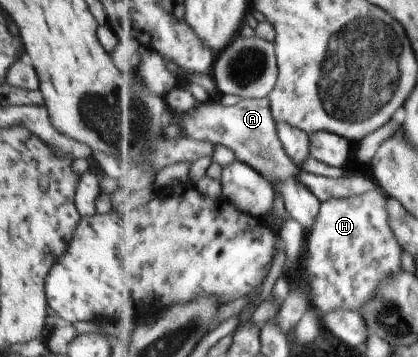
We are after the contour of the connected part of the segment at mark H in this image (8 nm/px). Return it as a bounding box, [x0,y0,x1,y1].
[304,190,402,314]

